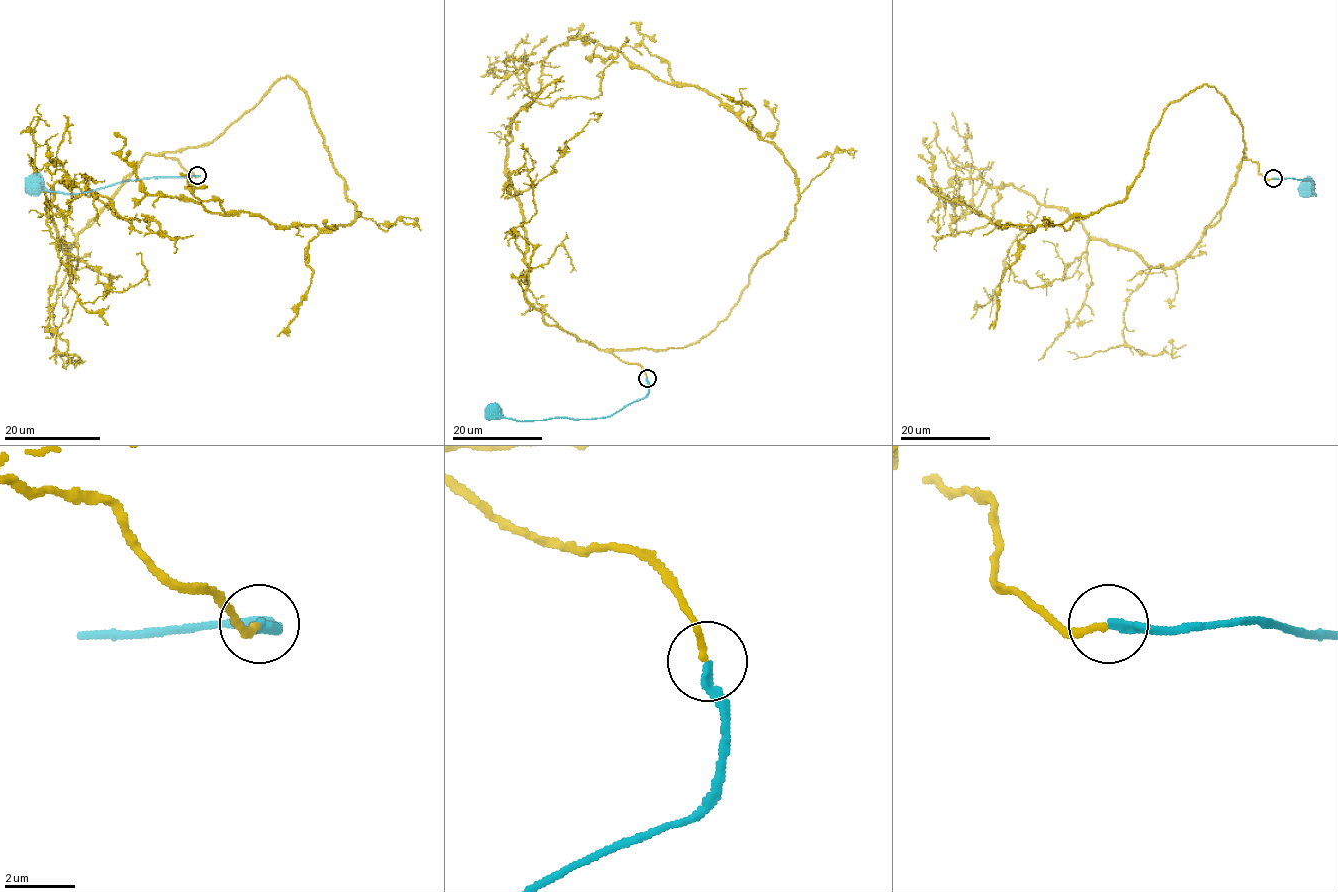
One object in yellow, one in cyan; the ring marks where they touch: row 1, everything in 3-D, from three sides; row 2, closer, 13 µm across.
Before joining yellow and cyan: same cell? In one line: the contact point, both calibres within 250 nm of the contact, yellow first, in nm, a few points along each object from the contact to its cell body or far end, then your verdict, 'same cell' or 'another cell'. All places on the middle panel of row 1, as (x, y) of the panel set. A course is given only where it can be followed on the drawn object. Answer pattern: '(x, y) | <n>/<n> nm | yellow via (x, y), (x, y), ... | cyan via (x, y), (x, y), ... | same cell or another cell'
(647, 378) | 190/240 nm | yellow via (647, 377), (612, 353), (686, 347), (711, 332), (785, 237), (798, 178), (704, 90), (657, 80), (568, 32) | cyan via (647, 377), (648, 393), (643, 398), (601, 418), (560, 417), (521, 421), (505, 418), (497, 407), (493, 408) | same cell

